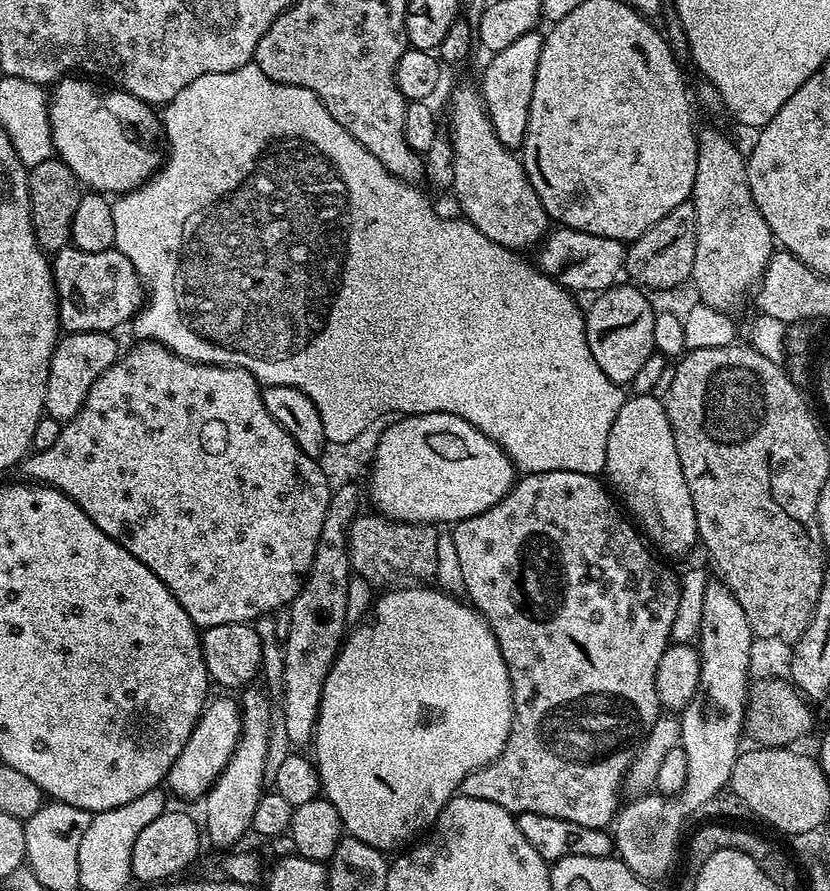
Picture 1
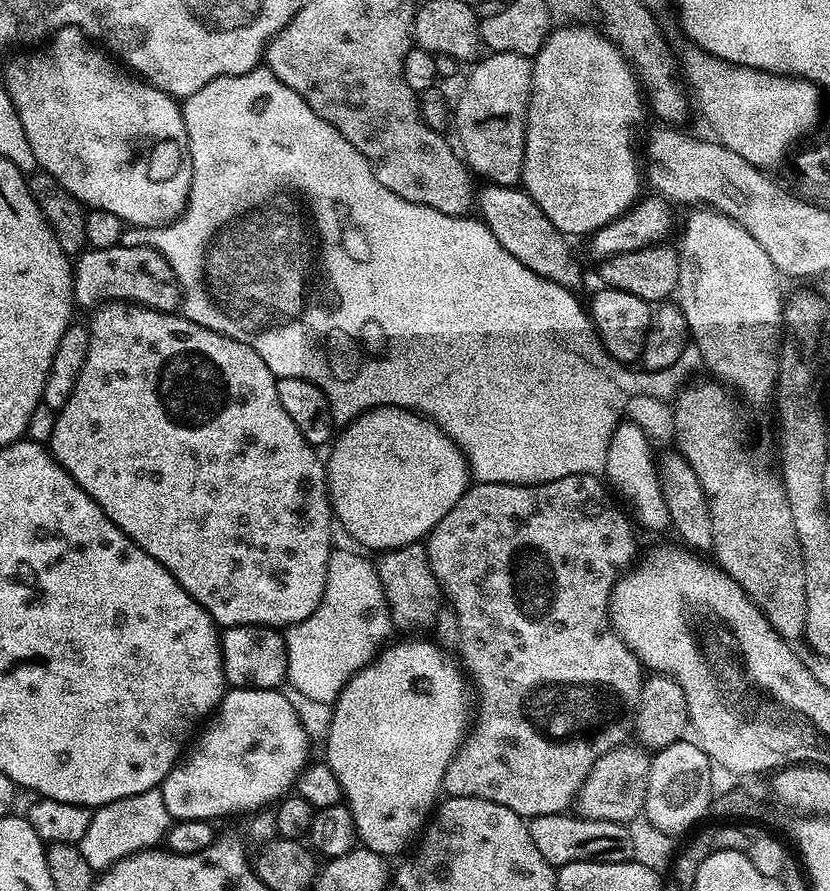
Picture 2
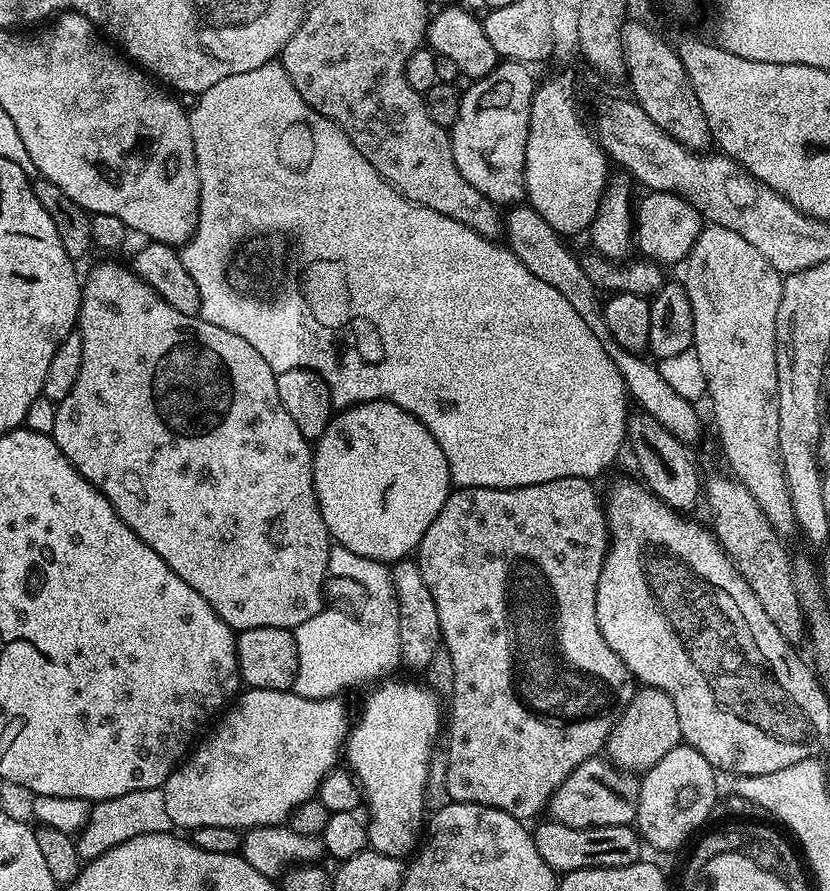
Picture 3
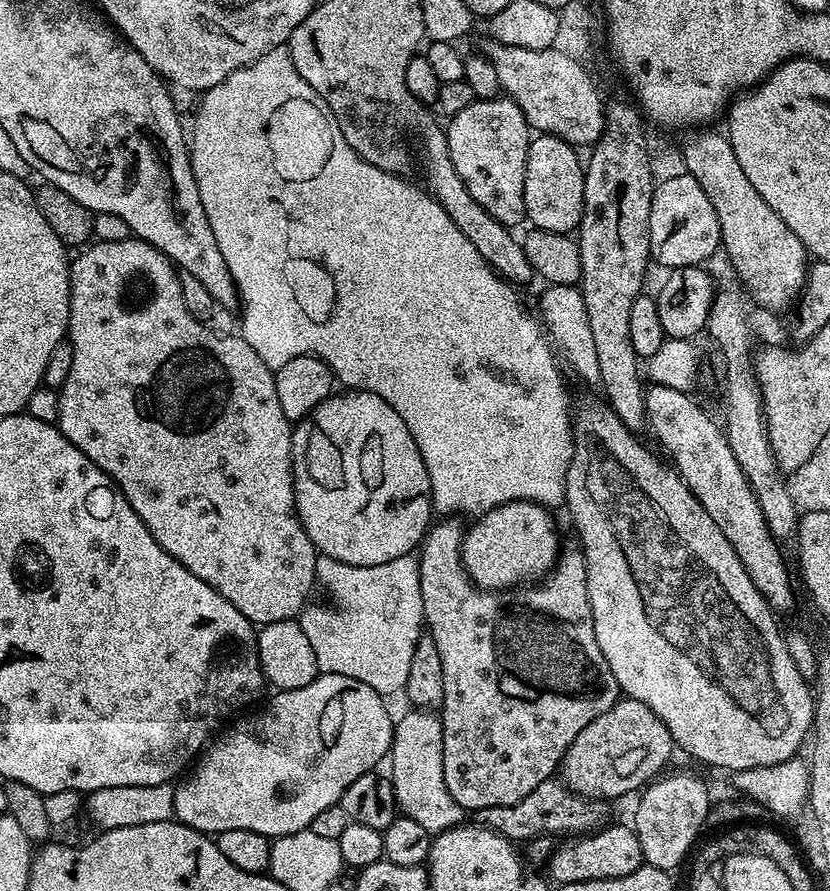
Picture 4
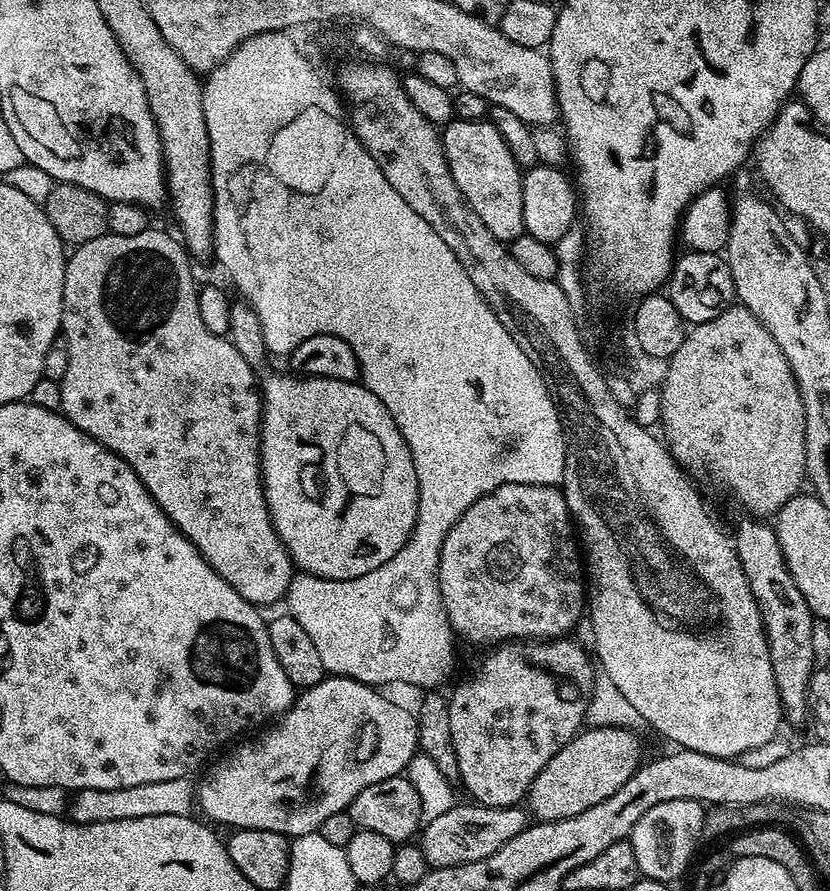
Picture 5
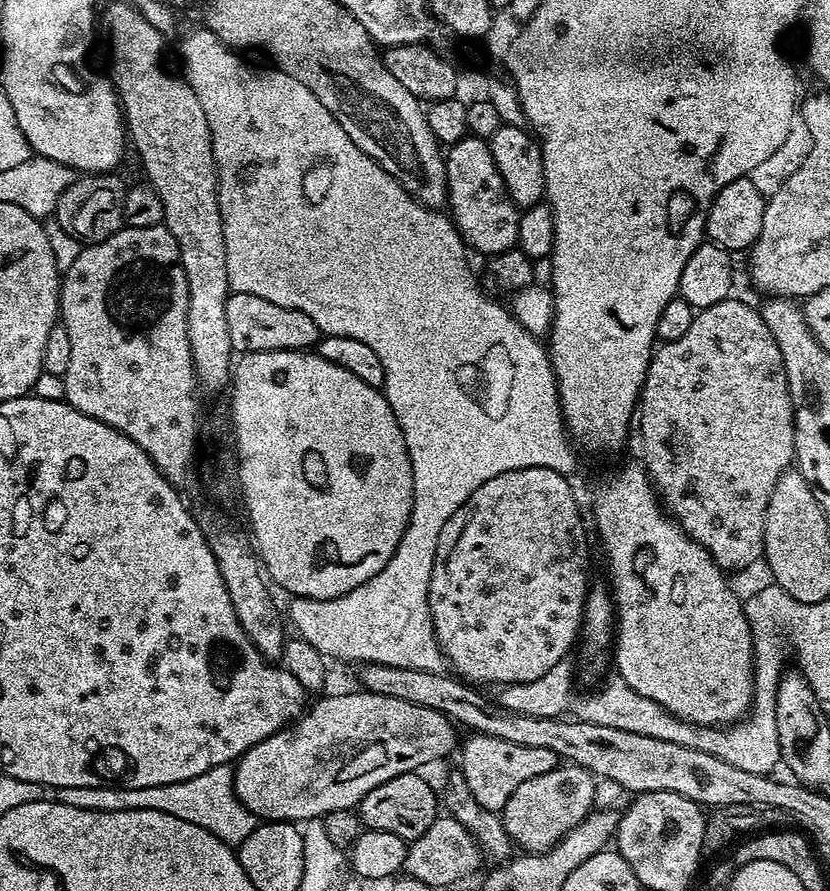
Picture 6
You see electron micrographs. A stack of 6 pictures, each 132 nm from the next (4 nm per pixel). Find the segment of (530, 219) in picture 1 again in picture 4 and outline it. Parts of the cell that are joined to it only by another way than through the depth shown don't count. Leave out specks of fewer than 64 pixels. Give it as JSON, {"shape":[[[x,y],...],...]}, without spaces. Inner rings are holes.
{"shape":[[[649,383],[644,389],[644,401],[648,411],[647,427],[652,428],[656,435],[656,440],[668,451],[667,459],[671,461],[680,477],[686,482],[686,486],[702,502],[702,510],[714,518],[714,526],[726,534],[726,542],[734,546],[734,554],[746,566],[746,574],[750,574],[750,582],[758,586],[762,598],[770,605],[773,613],[788,612],[796,604],[796,592],[792,589],[792,576],[788,573],[788,564],[784,561],[784,556],[780,553],[781,545],[775,536],[772,535],[770,526],[766,526],[766,518],[762,514],[762,506],[758,506],[758,498],[738,462],[734,458],[734,450],[730,450],[730,442],[721,425],[712,421],[712,416],[695,400],[695,395],[674,390],[665,384]]]}

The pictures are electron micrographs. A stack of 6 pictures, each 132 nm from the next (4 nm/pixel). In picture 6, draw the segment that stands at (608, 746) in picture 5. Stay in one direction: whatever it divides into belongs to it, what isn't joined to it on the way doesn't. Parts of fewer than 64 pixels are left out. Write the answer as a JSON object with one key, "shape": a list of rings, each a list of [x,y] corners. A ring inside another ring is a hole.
{"shape":[[[570,763],[557,766],[550,770],[550,774],[538,774],[538,778],[522,782],[522,786],[510,794],[510,802],[506,802],[502,813],[504,829],[513,845],[525,853],[549,852],[593,811],[596,784],[598,785],[597,777],[585,768]]]}

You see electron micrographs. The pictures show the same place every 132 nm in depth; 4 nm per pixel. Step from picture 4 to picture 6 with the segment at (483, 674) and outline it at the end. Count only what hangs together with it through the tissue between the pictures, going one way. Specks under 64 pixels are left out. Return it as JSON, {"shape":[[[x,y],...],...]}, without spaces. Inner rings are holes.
{"shape":[[[472,734],[469,737],[465,744],[463,741],[458,752],[458,757],[460,756],[458,771],[466,778],[466,786],[470,786],[470,794],[474,794],[474,798],[478,798],[478,803],[486,806],[486,810],[491,812],[503,813],[506,802],[510,802],[510,794],[514,794],[514,790],[518,790],[518,786],[522,786],[522,782],[528,781],[529,778],[538,778],[538,774],[550,774],[550,770],[554,770],[558,766],[558,758],[554,754],[554,750],[534,746],[518,746],[514,742],[506,742],[502,738],[493,736]]]}

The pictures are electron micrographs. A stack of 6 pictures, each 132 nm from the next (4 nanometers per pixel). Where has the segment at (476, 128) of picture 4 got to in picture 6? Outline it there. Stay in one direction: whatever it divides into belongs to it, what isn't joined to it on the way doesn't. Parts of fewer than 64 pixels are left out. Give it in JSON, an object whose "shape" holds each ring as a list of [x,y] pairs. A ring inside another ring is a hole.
{"shape":[[[471,134],[464,136],[447,149],[444,165],[448,179],[447,207],[452,208],[450,219],[456,231],[463,236],[465,245],[473,253],[485,252],[488,258],[517,247],[520,212],[508,197],[494,154],[490,154],[488,141]]]}

